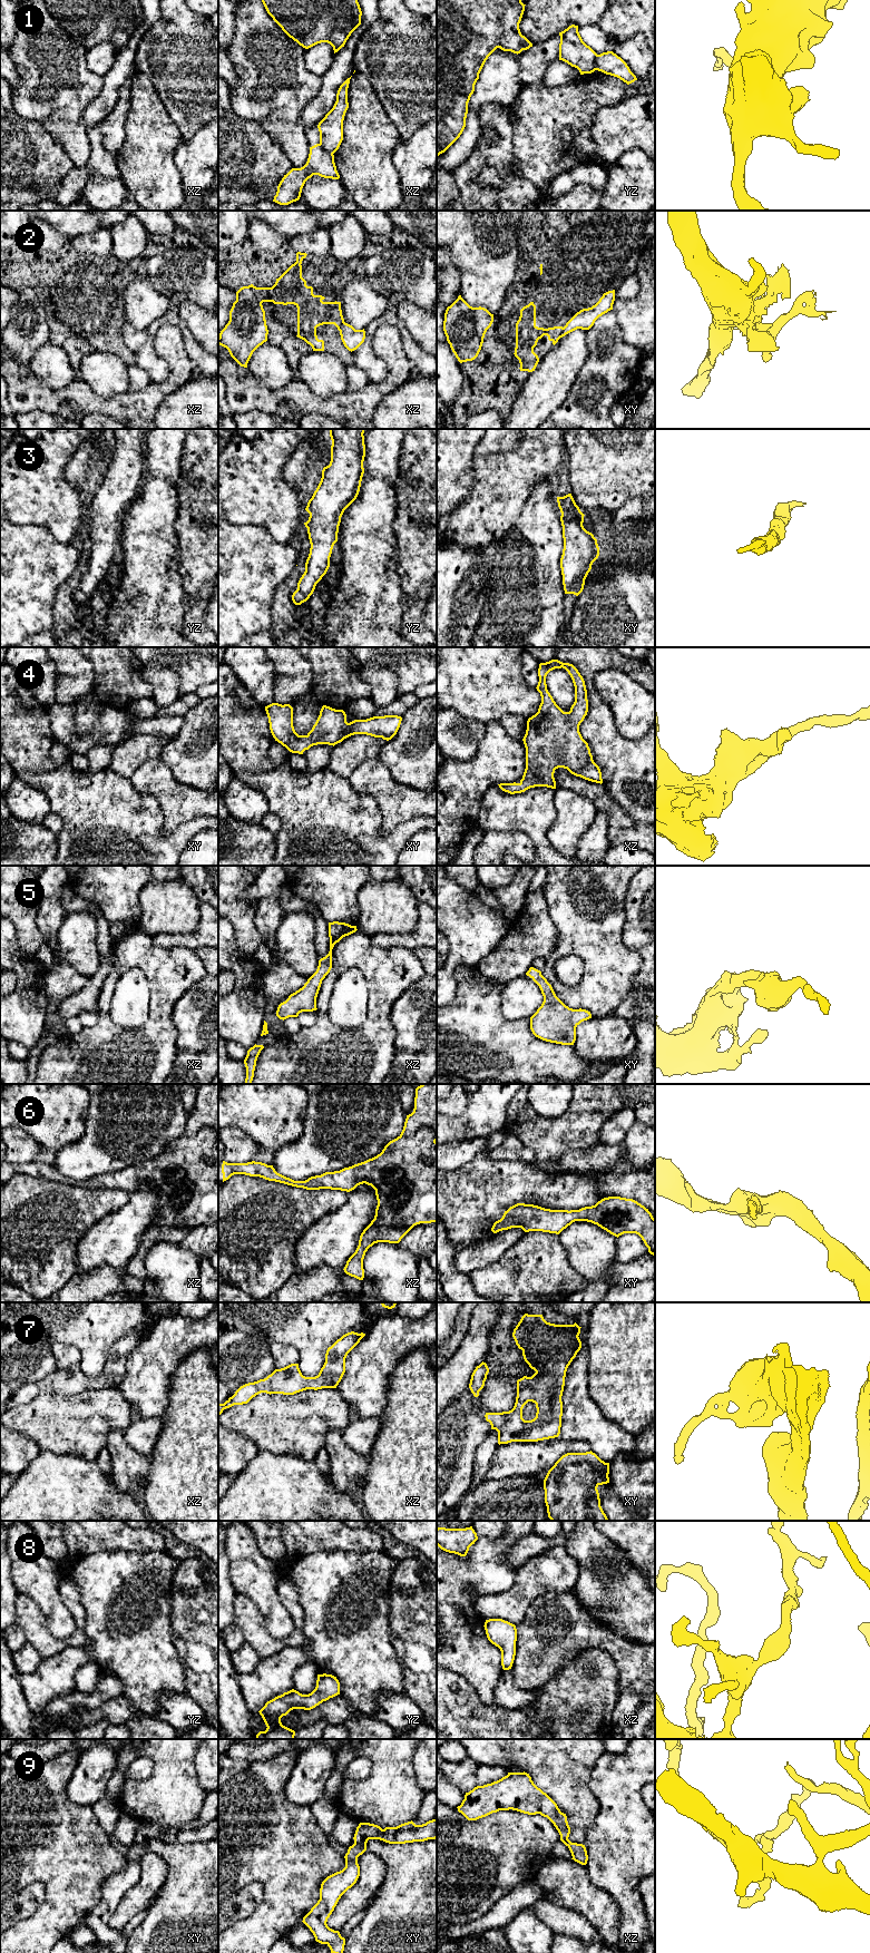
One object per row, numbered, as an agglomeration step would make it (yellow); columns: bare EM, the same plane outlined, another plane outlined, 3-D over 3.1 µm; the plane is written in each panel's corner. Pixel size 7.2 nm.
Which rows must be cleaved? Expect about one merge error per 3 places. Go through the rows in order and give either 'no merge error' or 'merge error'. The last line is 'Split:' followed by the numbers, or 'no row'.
1: merge error
2: merge error
3: no merge error
4: no merge error
5: no merge error
6: no merge error
7: no merge error
8: no merge error
9: no merge error
Split: 1, 2

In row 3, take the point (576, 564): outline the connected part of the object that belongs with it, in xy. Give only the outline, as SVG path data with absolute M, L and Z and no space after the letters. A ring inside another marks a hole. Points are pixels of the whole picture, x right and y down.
M571 494L557 497L561 516L564 549L560 558L565 594L578 596L593 563L599 556L599 547L594 535L584 526L584 514L576 505Z

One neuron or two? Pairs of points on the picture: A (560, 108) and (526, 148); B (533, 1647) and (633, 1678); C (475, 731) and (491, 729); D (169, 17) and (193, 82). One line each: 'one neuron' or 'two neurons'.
A: one neuron
B: one neuron
C: two neurons
D: one neuron

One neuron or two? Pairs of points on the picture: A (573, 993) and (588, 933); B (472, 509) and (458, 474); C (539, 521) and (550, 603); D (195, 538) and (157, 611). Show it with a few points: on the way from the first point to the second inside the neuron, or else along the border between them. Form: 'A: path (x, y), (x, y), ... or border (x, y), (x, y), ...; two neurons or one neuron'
A: path (588, 980), (592, 977), (592, 948); one neuron
B: border (475, 470), (469, 495), (450, 515); two neurons
C: path (538, 542), (538, 576), (540, 583); one neuron
D: border (176, 555), (177, 572), (183, 583), (183, 597); two neurons

